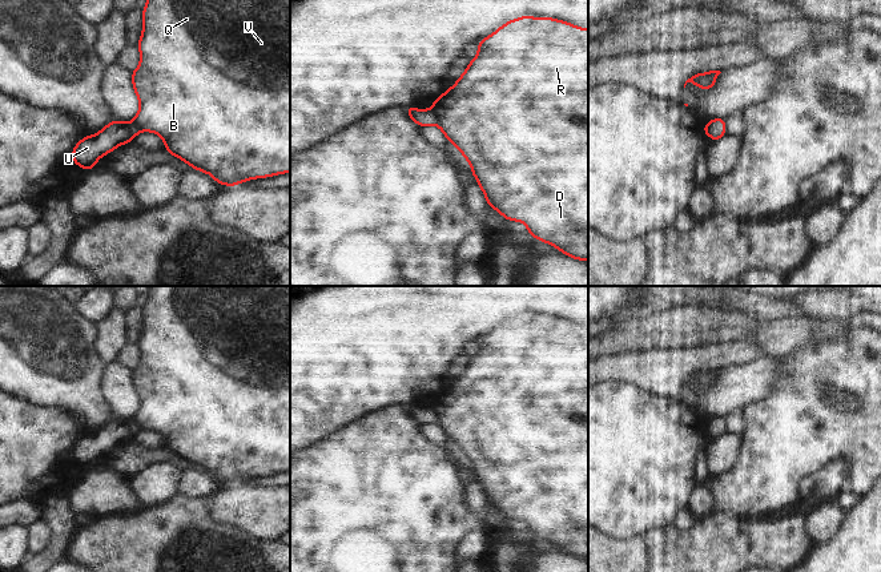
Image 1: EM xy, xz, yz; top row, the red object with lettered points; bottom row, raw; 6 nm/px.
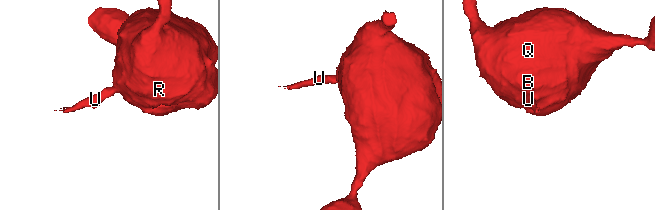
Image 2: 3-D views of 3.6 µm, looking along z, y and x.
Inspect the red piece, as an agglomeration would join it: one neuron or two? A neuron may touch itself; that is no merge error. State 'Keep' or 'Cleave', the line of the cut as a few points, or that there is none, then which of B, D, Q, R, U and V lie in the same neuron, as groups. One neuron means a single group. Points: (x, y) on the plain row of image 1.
Cleave. Split along xz (431, 406), (437, 422). Groups: B D Q R V / U

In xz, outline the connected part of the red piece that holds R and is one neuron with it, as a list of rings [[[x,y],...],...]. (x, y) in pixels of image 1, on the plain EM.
[[[522,314],[507,319],[478,342],[478,353],[470,359],[463,372],[444,391],[433,399],[437,424],[446,438],[463,452],[471,471],[482,487],[487,503],[504,517],[518,519],[527,524],[534,536],[550,541],[564,553],[578,559],[588,557],[588,327],[551,315]]]

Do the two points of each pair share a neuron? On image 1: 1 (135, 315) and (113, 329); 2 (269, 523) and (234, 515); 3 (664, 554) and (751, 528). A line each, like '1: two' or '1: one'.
1: two
2: one
3: one

